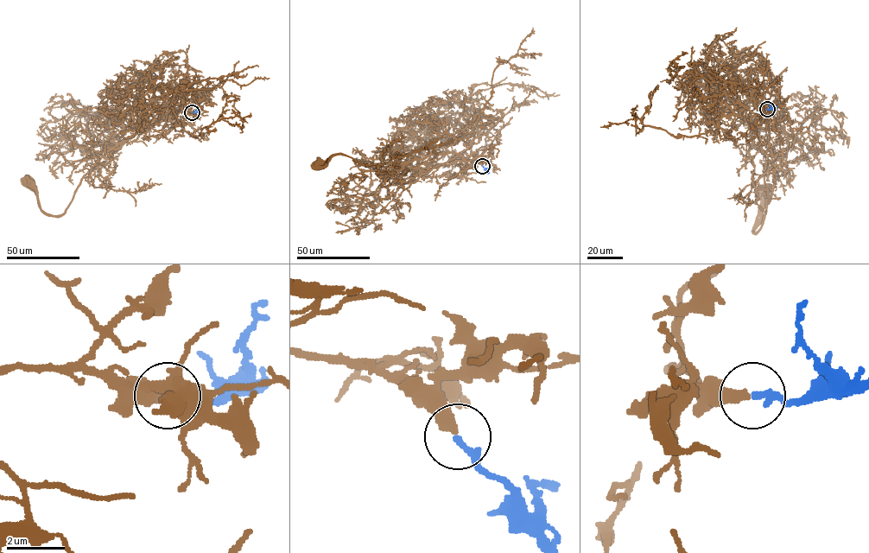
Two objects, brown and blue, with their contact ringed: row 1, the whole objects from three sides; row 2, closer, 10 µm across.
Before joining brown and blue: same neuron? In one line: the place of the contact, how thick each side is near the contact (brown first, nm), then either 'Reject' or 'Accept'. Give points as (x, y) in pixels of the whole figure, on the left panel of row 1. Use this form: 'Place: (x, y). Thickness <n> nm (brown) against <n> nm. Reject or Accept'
Place: (192, 112). Thickness 400 nm (brown) against 240 nm. Accept

